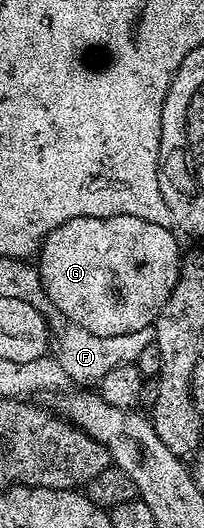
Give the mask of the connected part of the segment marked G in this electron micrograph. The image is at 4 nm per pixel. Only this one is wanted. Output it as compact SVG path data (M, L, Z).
M133 215L78 217L77 219L69 219L69 223L61 223L61 227L57 227L44 239L43 248L40 249L37 254L37 268L40 278L43 281L44 289L49 295L49 299L56 305L57 311L61 311L61 315L67 317L67 320L92 332L93 335L126 335L131 331L150 330L155 324L155 319L158 317L161 307L165 307L165 303L169 299L169 295L173 291L173 287L179 278L181 252L179 253L179 241L170 233L171 231L166 225L149 223L145 219L137 219Z

